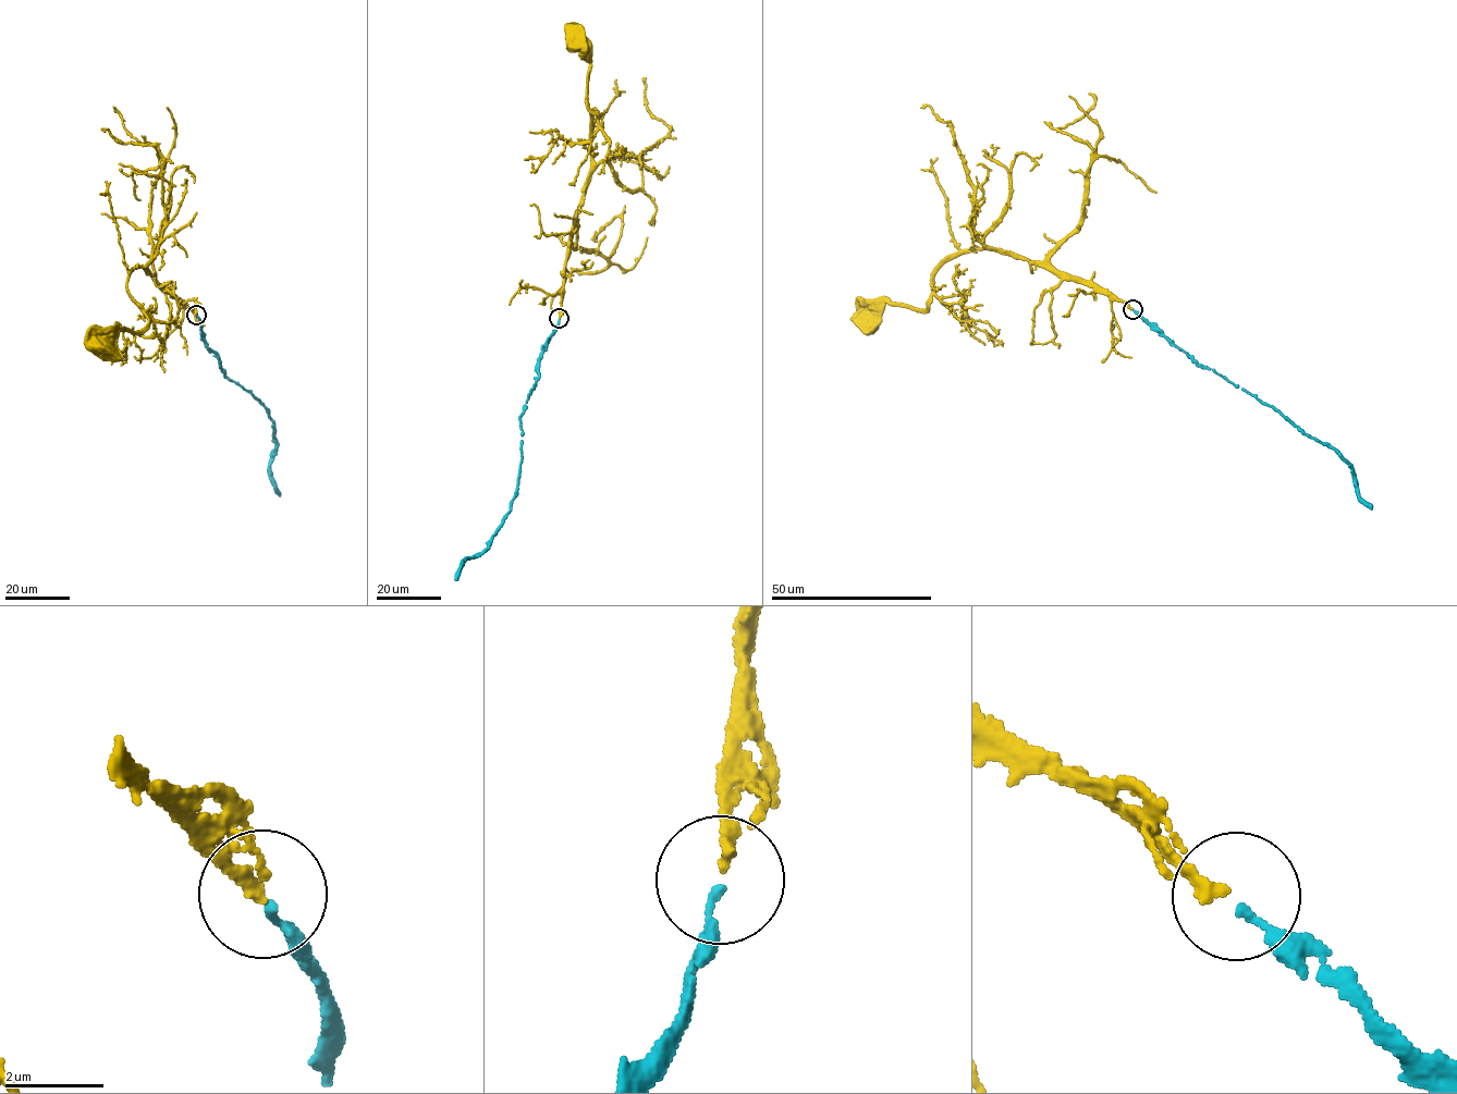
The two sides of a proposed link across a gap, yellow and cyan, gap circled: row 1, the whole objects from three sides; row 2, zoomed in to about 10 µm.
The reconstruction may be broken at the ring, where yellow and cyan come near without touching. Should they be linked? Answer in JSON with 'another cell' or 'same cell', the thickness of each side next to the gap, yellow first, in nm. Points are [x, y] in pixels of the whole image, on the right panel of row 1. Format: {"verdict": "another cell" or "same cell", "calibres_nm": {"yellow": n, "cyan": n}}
{"verdict": "same cell", "calibres_nm": {"yellow": 240, "cyan": 160}}

